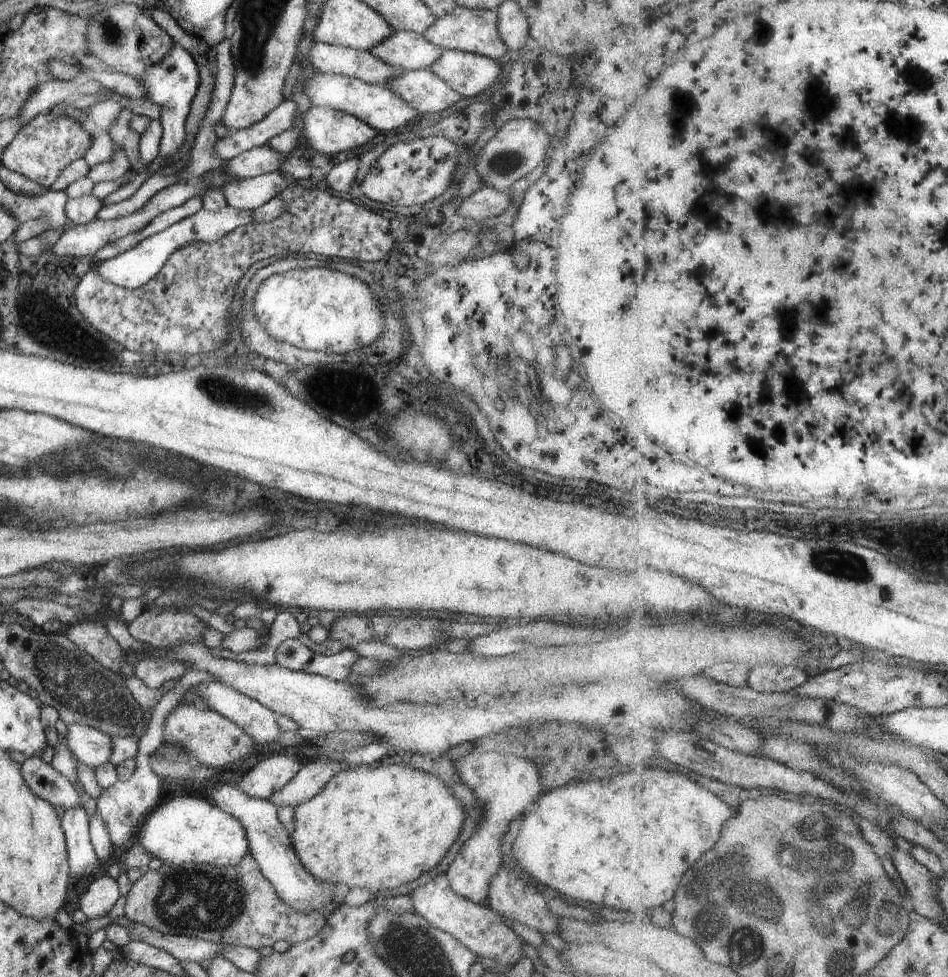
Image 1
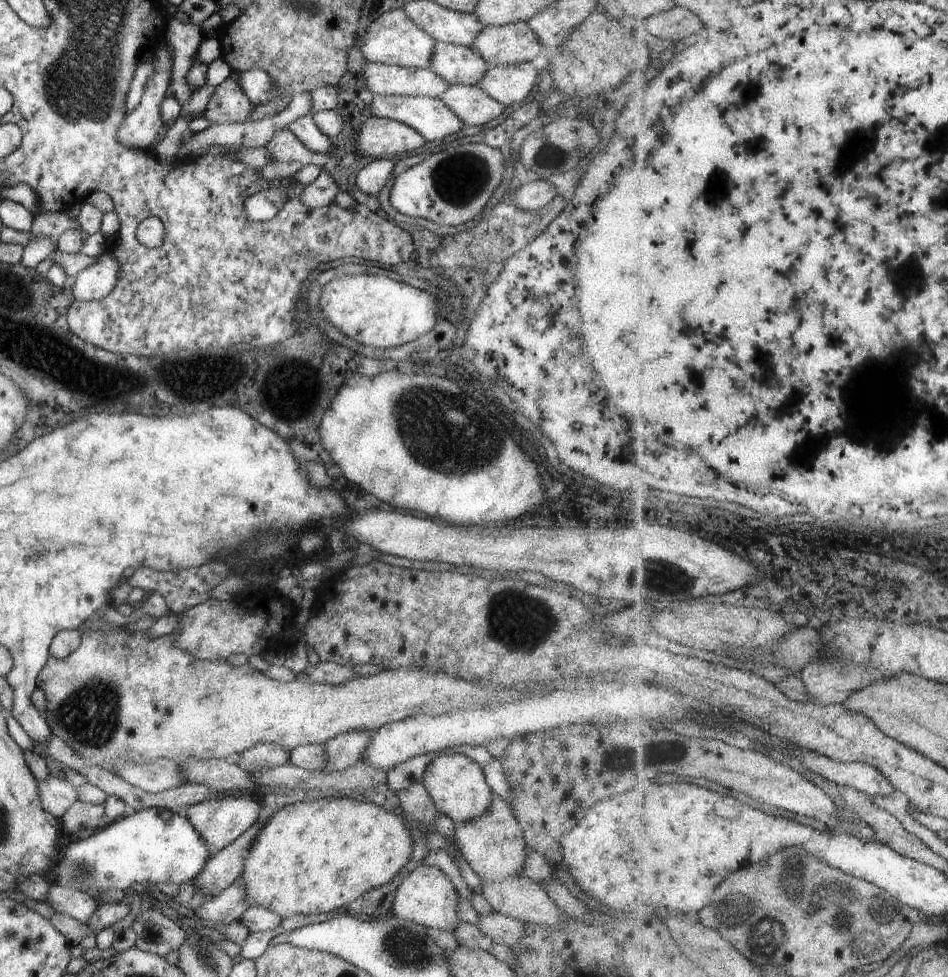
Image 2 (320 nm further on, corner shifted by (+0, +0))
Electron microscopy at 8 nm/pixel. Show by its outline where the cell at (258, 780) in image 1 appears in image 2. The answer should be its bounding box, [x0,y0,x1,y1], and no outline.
[182,792,259,855]

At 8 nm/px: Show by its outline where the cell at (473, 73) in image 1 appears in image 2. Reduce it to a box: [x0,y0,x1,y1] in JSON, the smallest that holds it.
[476,62,538,108]

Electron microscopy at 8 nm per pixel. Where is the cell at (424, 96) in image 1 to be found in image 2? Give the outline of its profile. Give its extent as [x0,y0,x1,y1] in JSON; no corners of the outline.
[439,85,505,126]

